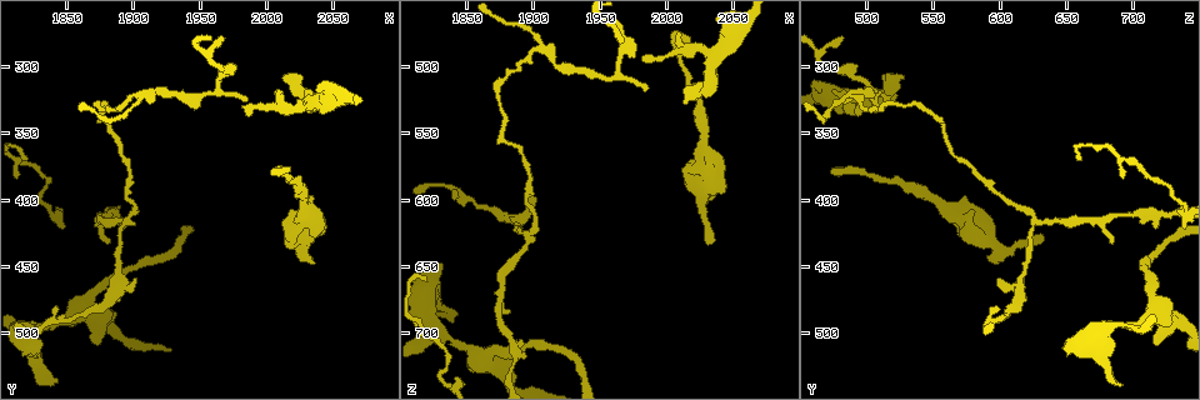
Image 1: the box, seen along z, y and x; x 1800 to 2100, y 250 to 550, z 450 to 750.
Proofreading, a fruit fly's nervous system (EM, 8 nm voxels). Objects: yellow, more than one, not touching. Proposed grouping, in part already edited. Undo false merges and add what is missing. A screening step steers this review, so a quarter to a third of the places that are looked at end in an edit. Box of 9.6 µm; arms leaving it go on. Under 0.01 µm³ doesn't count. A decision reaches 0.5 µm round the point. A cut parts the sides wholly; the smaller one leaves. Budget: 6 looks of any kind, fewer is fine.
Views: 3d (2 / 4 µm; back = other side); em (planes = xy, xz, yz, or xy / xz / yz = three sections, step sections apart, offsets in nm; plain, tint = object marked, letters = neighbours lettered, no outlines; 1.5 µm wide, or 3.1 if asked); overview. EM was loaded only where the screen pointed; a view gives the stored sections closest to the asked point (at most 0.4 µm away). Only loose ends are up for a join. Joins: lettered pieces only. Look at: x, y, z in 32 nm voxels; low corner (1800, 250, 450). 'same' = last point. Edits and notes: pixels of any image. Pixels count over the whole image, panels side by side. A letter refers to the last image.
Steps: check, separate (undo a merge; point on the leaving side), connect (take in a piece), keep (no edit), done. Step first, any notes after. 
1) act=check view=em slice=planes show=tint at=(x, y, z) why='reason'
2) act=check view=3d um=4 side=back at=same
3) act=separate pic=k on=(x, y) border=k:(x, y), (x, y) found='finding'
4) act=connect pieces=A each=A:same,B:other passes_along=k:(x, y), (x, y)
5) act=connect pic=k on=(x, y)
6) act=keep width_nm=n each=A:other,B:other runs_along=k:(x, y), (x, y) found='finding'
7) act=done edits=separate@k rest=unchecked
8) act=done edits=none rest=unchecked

act=check view=em slice=planes show=plain at=(2010, 418, 578) why='stops while still wide'

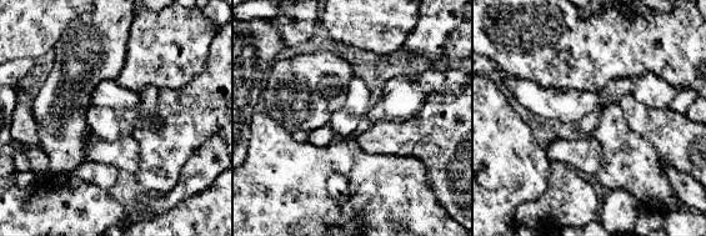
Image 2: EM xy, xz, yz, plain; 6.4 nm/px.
act=check view=em slice=planes show=letters at=same

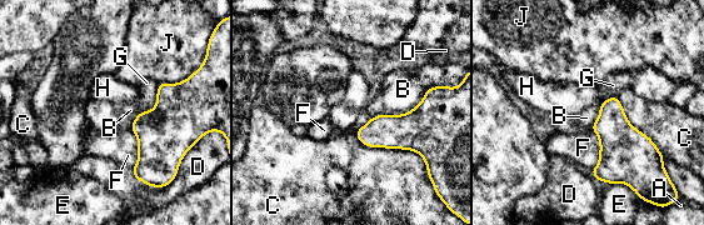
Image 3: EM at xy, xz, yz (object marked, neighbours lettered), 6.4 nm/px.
act=keep longest_contact=C:550nm each=A:other,B:other,C:other,D:other,E:other,F:other,G:other,H:other,J:other found='none of them fits'

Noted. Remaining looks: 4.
act=check view=em slice=planes show=letters at=(2008, 320, 476) why='free end'

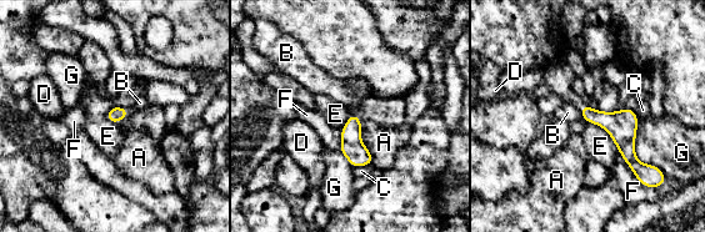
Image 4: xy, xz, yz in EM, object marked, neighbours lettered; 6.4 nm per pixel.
act=keep longest_contact=G:360nm each=A:other,B:other,C:other,D:other,E:other,F:other,G:other border=4:(586, 121), (599, 125), (618, 149) found='none of them fits'

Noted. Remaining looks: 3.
act=check view=em slice=xy step=4 show=letters at=(2030, 428, 632)

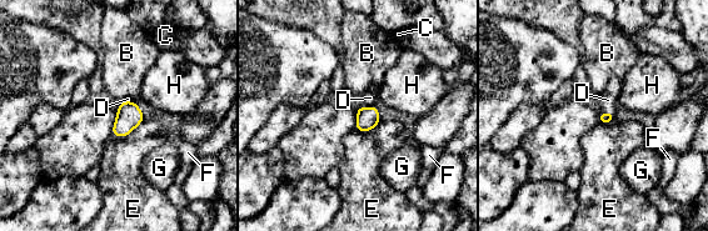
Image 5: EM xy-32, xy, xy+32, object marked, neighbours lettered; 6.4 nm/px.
act=connect pieces=D each=B:other,C:other,D:same,E:other,F:other,G:other,H:other passes_along=5:(367, 117), (367, 108), (370, 98) found='it goes on there'

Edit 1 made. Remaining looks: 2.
act=done edits=connect@5 rest=unchecked

